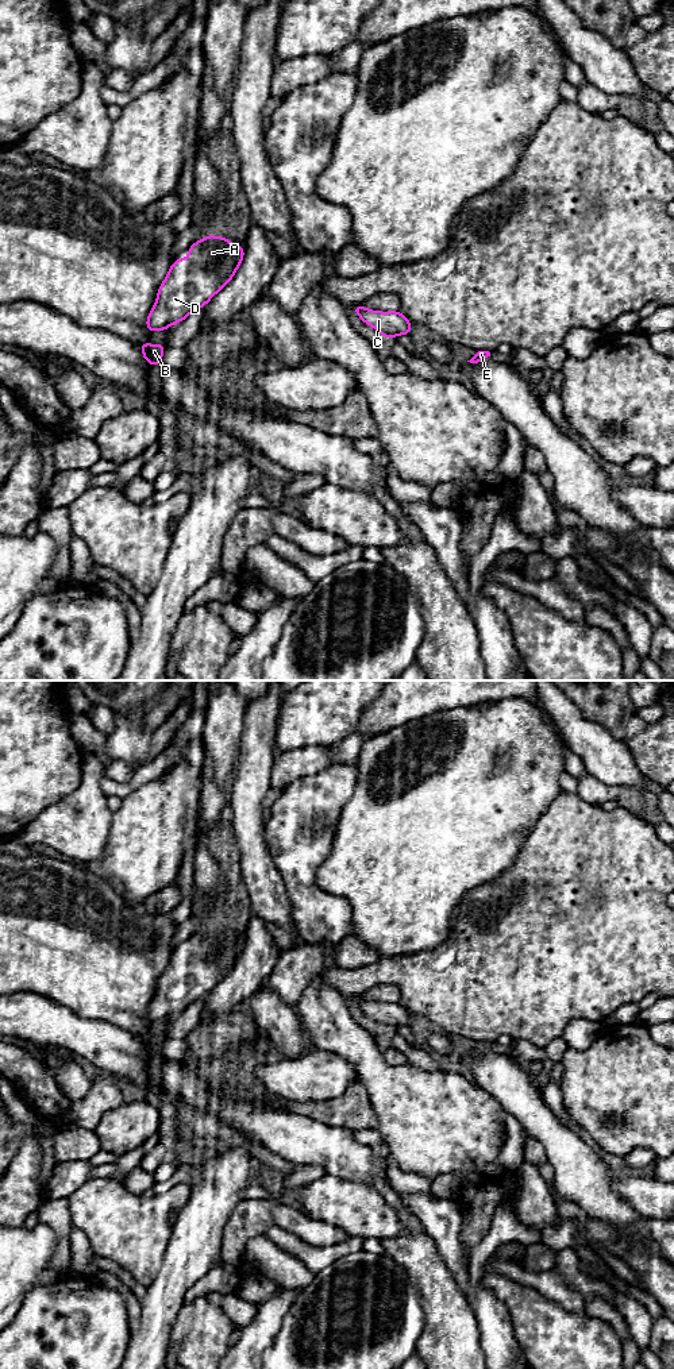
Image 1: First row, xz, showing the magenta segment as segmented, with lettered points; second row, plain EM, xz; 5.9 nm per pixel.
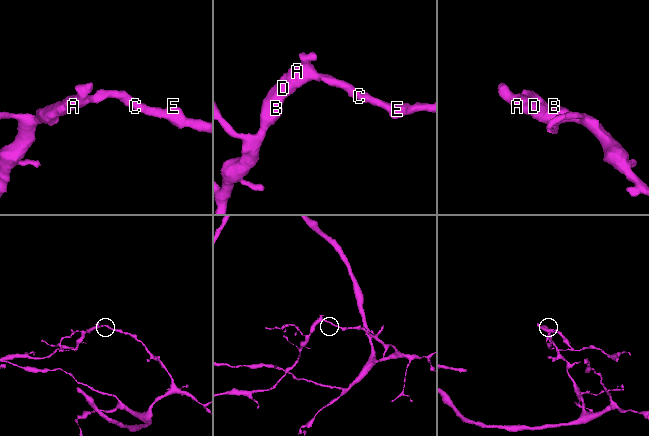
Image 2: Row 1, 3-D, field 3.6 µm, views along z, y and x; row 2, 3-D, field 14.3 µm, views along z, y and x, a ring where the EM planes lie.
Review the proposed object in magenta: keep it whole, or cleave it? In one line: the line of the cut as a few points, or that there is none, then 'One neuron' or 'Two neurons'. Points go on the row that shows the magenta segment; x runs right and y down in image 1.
No split. One neuron

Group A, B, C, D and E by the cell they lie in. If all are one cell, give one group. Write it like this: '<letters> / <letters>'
A B C D E

